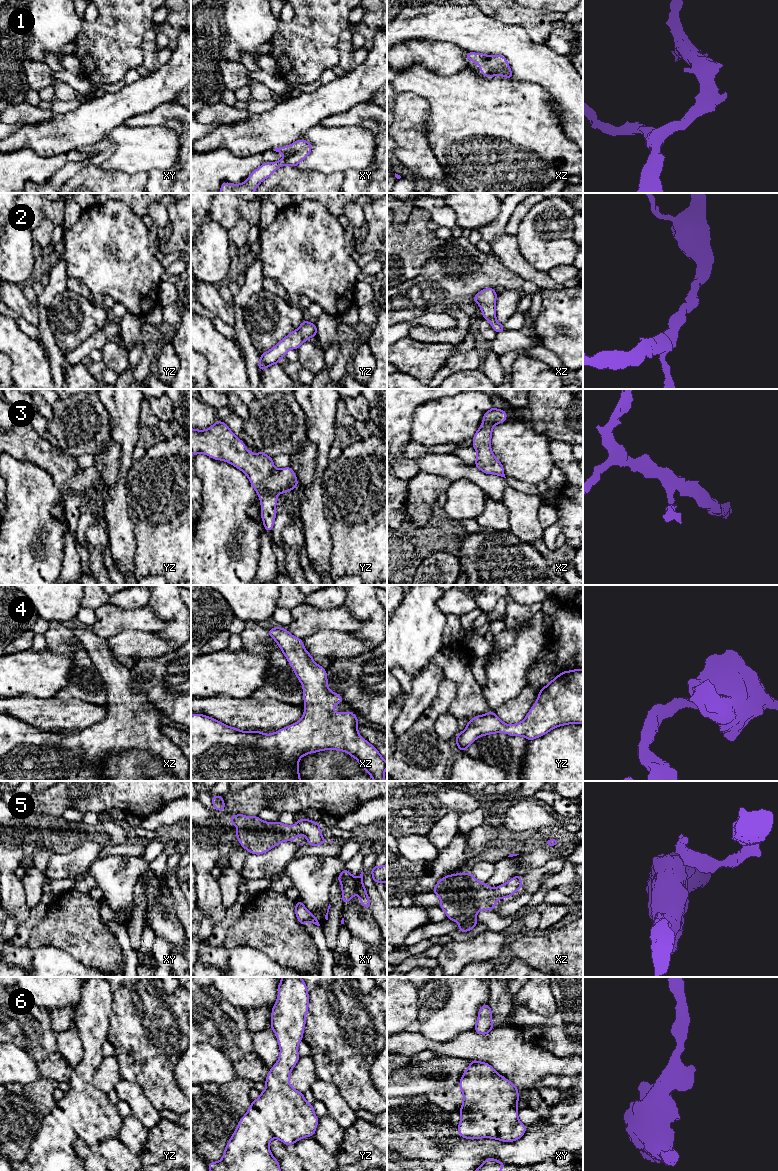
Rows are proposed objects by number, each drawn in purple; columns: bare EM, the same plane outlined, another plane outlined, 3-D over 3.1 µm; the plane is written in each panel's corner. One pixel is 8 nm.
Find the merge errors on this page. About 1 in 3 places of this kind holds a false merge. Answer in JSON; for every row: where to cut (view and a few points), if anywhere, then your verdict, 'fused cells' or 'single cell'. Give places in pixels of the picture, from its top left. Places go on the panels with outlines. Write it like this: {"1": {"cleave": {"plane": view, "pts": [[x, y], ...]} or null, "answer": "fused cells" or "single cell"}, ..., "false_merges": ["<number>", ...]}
{"1": {"cleave": null, "answer": "single cell"}, "2": {"cleave": null, "answer": "single cell"}, "3": {"cleave": null, "answer": "single cell"}, "4": {"cleave": null, "answer": "single cell"}, "5": {"cleave": {"plane": "xy", "pts": [[296, 824], [301, 833]]}, "answer": "fused cells"}, "6": {"cleave": null, "answer": "single cell"}, "false_merges": ["5"]}

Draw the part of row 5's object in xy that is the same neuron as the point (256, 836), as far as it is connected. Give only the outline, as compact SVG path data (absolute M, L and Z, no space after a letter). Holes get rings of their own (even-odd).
M244 814L229 817L232 825L237 826L241 846L250 854L261 855L284 841L294 841L300 834L297 824L288 826L279 821L264 822L258 816Z

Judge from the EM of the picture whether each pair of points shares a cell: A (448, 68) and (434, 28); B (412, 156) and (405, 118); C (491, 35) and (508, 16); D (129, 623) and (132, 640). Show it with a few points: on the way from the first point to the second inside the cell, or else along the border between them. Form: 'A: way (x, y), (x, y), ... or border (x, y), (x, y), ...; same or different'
A: border (416, 39), (449, 42), (462, 48); different
B: way (412, 147), (409, 127); same
C: border (481, 12), (504, 23), (518, 24), (524, 30); different
D: border (153, 631), (123, 630), (108, 638); different

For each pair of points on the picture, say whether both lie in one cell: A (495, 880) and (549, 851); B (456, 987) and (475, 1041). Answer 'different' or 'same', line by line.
A: same
B: different

